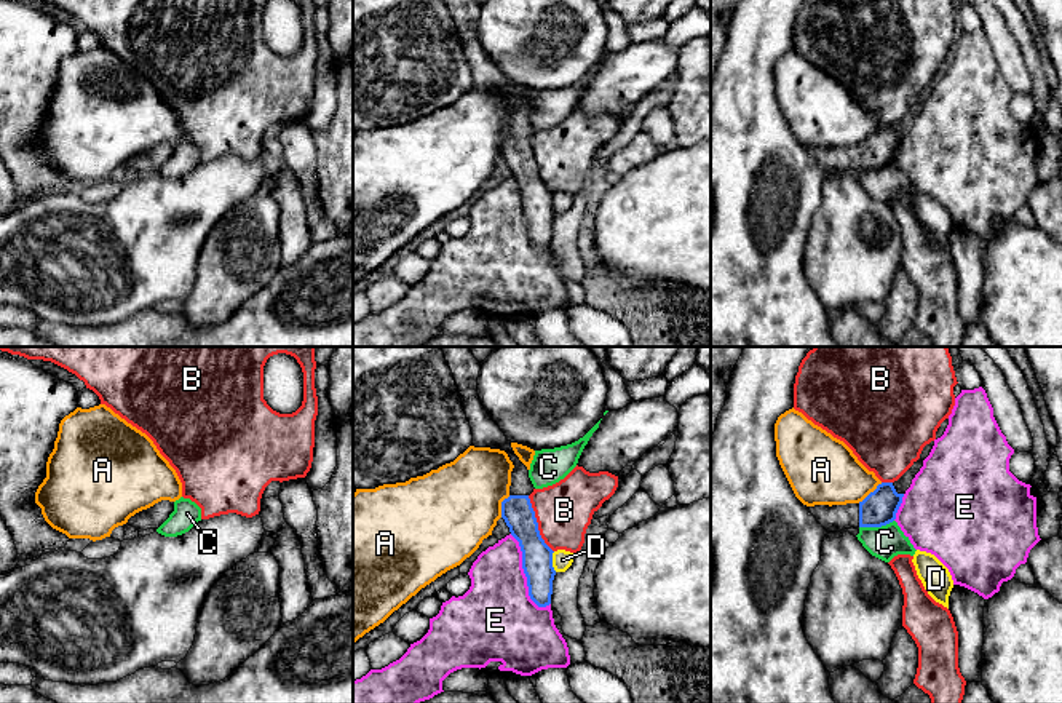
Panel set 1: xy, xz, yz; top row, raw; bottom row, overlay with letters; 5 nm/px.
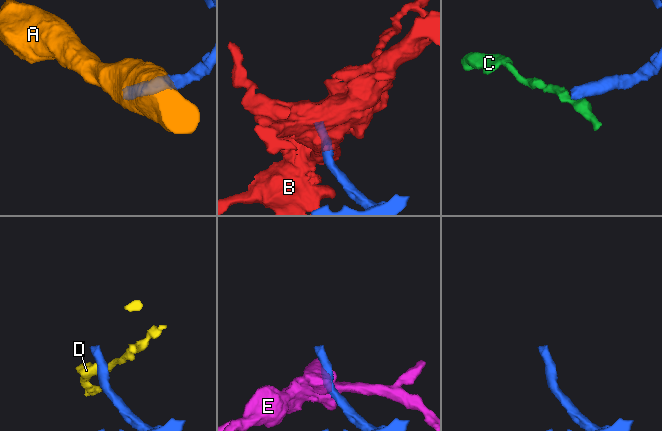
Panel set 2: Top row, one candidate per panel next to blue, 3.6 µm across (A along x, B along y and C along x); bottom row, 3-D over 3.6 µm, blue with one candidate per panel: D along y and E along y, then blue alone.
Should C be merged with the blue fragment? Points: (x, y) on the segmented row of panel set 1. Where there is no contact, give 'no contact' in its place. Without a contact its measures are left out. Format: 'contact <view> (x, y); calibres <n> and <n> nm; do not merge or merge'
contact yz (875, 526); calibres 180 and 170 nm; do not merge

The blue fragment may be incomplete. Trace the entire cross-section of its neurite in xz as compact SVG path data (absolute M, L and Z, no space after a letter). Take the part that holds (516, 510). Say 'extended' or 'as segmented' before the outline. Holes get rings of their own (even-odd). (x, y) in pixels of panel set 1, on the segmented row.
extended; M442 347L444 358L454 374L466 419L473 433L474 447L505 451L513 462L509 497L501 502L501 518L522 551L522 569L527 577L529 596L538 607L551 604L553 550L540 535L535 511L529 495L533 484L527 467L519 460L500 427L490 419L478 395L481 363L471 347Z

